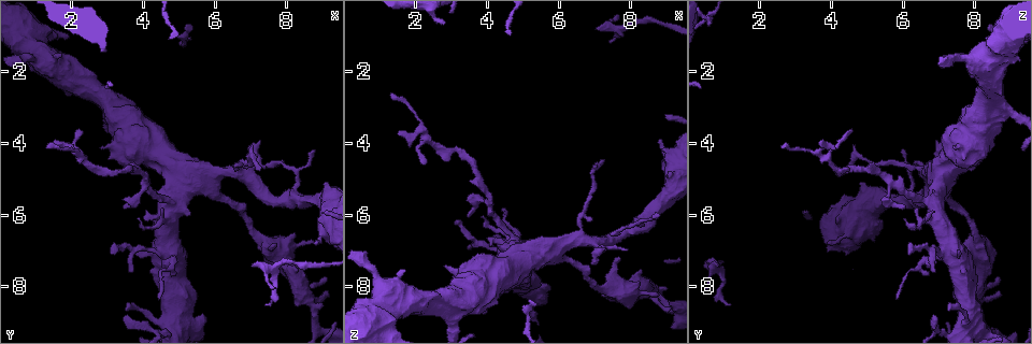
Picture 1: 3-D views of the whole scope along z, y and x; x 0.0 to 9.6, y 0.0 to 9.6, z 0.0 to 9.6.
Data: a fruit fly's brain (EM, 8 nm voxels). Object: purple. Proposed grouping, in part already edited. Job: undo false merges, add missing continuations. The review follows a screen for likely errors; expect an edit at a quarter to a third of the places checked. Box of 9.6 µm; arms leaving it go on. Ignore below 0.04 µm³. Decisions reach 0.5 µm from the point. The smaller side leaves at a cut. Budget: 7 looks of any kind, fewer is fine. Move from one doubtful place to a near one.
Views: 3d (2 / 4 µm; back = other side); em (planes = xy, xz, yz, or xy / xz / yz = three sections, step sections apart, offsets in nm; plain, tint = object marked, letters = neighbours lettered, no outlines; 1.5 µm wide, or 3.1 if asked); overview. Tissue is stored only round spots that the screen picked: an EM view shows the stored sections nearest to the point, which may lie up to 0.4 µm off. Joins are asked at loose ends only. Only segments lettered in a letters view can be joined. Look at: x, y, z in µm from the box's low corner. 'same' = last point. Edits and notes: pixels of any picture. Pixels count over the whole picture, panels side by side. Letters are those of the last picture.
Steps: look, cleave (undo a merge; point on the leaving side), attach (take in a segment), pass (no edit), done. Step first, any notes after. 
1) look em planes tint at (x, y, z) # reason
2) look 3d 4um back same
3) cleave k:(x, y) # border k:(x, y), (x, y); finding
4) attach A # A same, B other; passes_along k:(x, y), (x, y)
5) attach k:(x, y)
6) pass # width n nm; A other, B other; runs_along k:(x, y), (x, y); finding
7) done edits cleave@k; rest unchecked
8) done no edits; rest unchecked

look 3d 4um at (4.80, 5.60, 6.95) # three arms meet

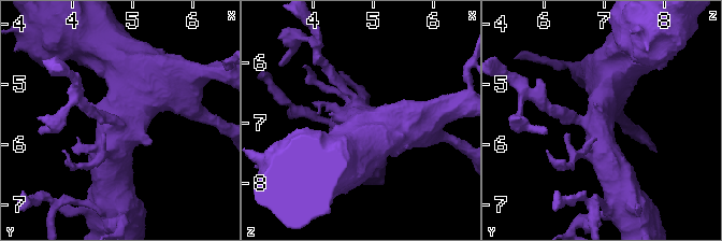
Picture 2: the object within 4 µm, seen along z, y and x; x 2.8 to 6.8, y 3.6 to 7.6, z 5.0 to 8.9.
look em planes letters at (4.75, 5.65, 6.90) # need the tissue

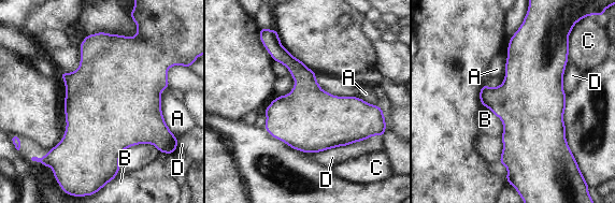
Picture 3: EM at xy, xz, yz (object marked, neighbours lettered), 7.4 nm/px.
pass # width 480 nm; A other, B other, C other, D other; continuous, no second neuron

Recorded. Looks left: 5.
look em yz step 4 tint at (3.65, 7.60, 6.90) # tapers out

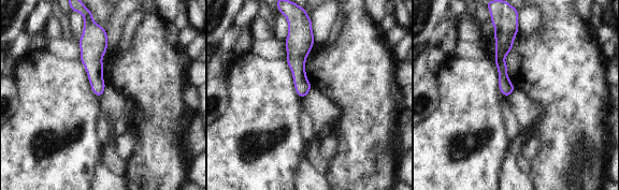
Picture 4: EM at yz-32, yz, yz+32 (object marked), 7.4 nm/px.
look em yz step 4 letters same # see the neighbours

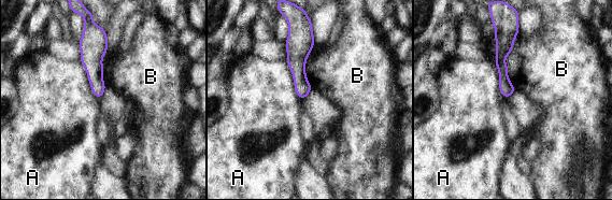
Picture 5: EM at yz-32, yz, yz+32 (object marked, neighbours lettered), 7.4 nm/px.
pass # A other, B other; no lettered segment goes on from it

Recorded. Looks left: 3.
look em planes tint at (1.30, 4.05, 2.55) # tapers out

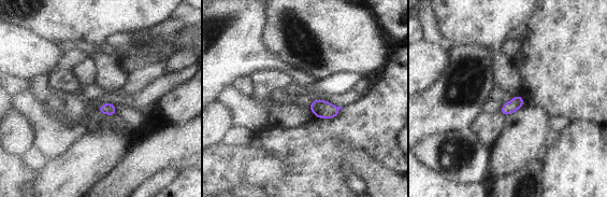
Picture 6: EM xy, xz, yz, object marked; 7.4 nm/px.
look em planes letters same # see the neighbours

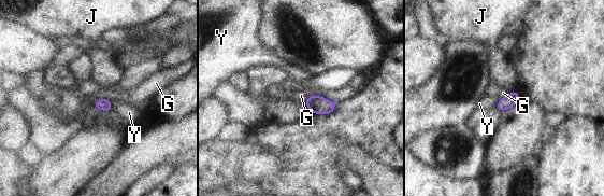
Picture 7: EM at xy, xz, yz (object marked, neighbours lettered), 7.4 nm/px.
pass # G other, J other, Y other; border 7:(110, 100), (112, 109); none of them fits

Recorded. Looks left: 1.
done no edits; rest unchecked

